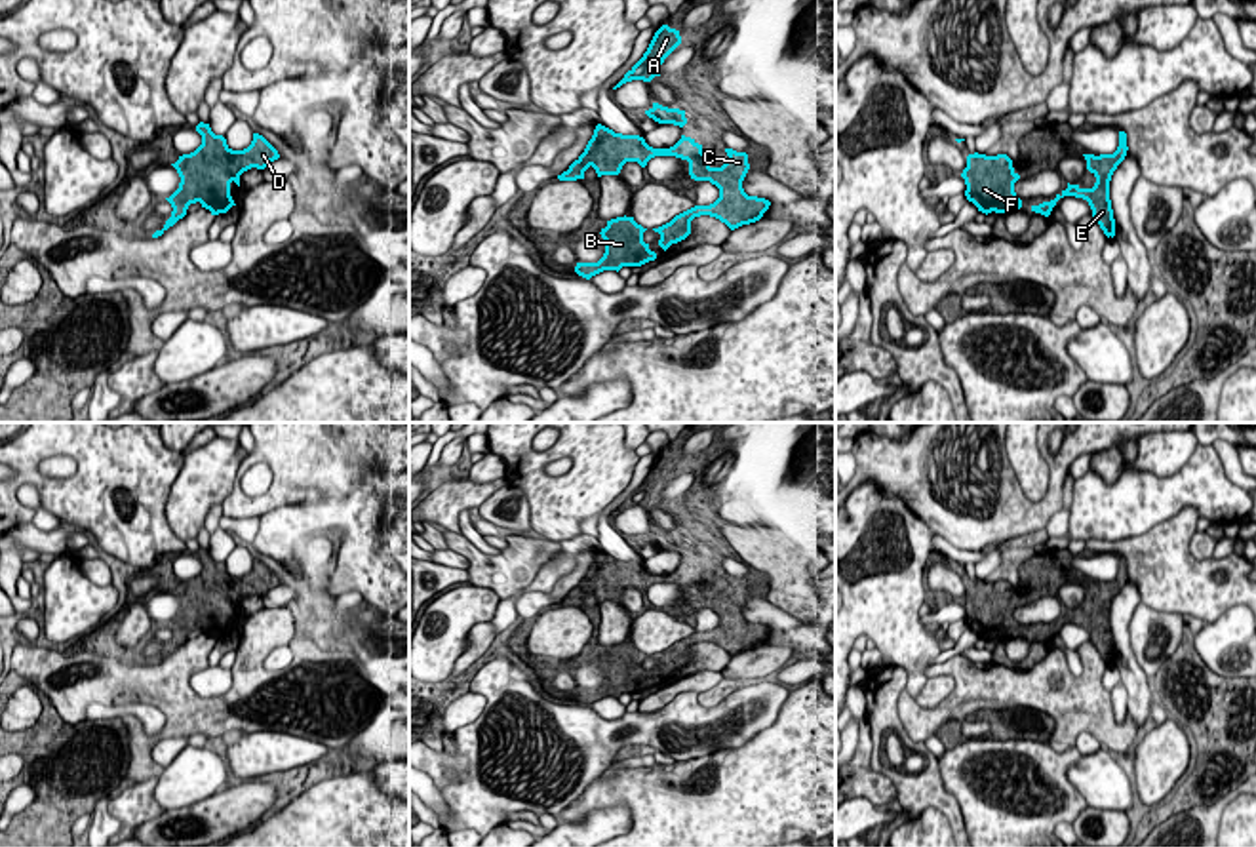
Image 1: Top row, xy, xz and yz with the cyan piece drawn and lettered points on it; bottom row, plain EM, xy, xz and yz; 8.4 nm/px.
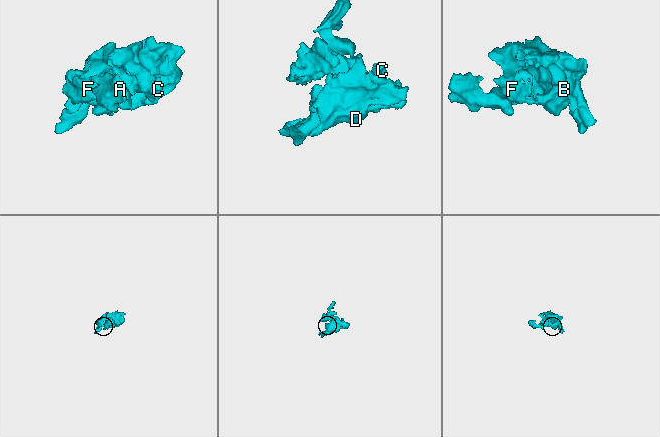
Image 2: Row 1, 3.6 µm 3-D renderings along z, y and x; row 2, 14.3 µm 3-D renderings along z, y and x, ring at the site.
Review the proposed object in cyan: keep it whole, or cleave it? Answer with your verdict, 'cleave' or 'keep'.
keep

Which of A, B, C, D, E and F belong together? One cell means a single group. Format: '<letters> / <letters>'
A B C D E F

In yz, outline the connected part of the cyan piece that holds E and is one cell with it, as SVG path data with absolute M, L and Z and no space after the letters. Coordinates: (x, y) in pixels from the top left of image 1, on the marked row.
M1119 131L1119 147L1113 154L1100 154L1100 156L1083 154L1087 160L1087 169L1096 177L1096 183L1092 188L1081 188L1079 185L1068 183L1068 188L1056 194L1054 200L1043 202L1039 206L1031 206L1031 211L1049 217L1060 198L1064 196L1083 198L1089 202L1092 209L1092 217L1096 219L1104 234L1108 238L1109 236L1113 238L1115 219L1113 219L1113 209L1109 200L1109 181L1117 166L1125 160L1127 150L1128 150L1127 133Z

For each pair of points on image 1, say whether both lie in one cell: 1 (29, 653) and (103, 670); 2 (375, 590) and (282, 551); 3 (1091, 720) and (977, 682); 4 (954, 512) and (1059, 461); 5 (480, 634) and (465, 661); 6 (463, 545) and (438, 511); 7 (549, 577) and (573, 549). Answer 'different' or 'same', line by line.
1: same
2: same
3: same
4: same
5: same
6: different
7: same

